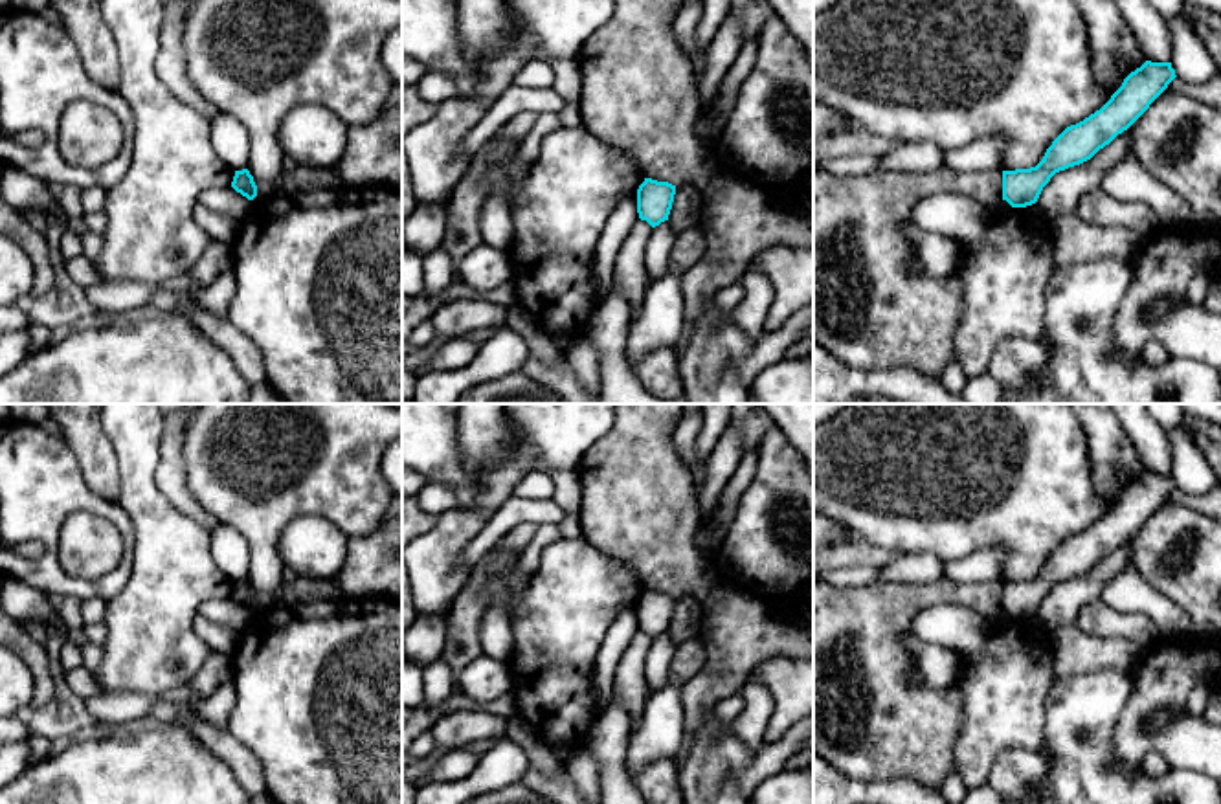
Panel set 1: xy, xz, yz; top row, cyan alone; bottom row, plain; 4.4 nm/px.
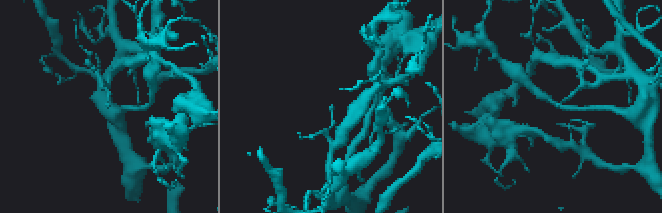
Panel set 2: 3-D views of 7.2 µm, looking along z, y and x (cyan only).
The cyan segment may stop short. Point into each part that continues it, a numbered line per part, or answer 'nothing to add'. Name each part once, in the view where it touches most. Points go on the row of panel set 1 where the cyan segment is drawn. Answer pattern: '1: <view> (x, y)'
nothing to add

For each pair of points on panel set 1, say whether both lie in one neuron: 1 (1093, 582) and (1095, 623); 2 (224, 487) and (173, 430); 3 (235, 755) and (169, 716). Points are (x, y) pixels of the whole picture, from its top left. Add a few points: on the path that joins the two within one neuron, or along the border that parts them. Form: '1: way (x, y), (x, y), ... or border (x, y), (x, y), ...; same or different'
1: border (1098, 597), (1086, 602), (1073, 623); different
2: border (190, 423), (182, 450), (186, 483); different
3: way (219, 742), (186, 718); same

